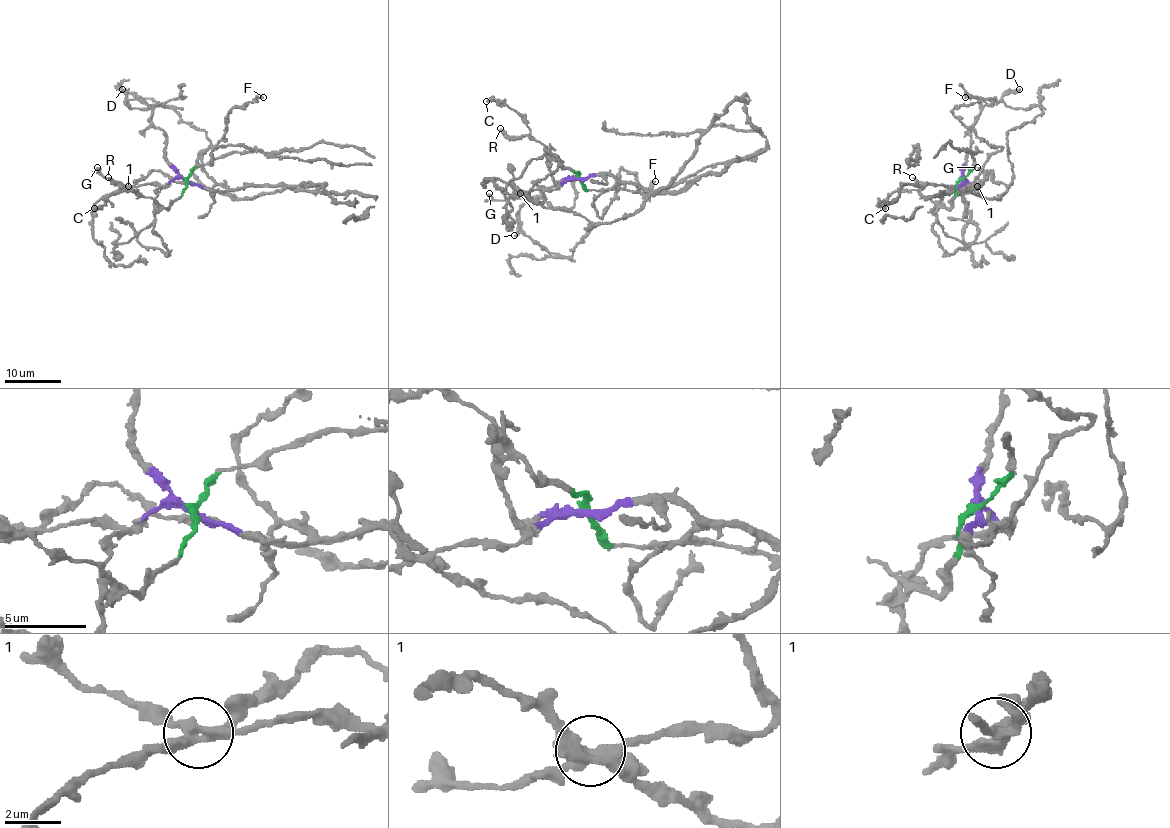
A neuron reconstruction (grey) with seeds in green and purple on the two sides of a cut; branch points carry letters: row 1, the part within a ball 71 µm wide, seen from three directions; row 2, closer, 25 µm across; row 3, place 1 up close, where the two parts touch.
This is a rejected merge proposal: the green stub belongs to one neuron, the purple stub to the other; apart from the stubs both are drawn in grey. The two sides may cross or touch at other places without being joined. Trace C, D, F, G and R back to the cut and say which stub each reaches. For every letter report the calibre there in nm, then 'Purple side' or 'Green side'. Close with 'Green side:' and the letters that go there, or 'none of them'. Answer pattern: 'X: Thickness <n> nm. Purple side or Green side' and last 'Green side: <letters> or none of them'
C: Thickness 380 nm. Green side
D: Thickness 360 nm. Purple side
F: Thickness 360 nm. Purple side
G: Thickness 440 nm. Purple side
R: Thickness 320 nm. Green side
Green side: C, R

